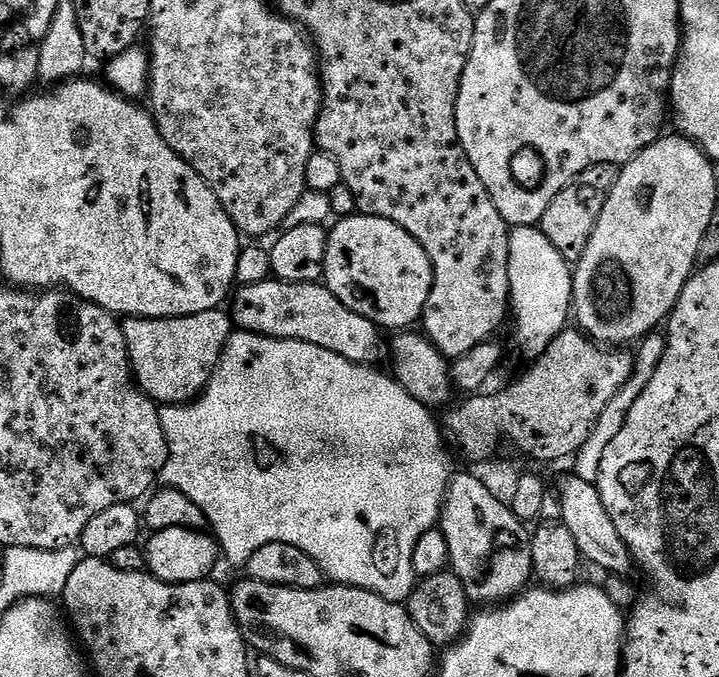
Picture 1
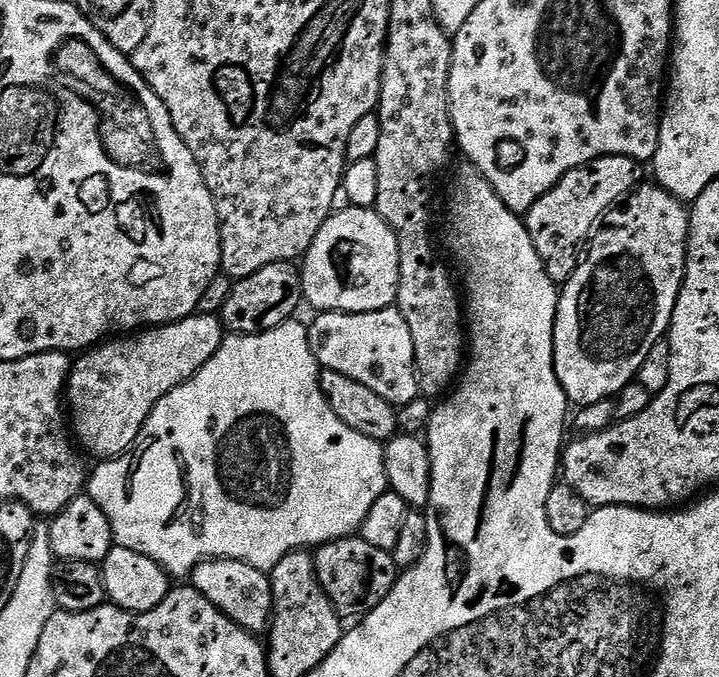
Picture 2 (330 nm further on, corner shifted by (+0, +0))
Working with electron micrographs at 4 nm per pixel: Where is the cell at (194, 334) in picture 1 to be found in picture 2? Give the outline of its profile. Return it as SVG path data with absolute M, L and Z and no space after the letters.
M193 314L175 320L173 324L149 326L135 334L109 339L77 355L72 371L68 373L66 412L79 447L85 453L88 451L90 455L97 456L95 459L100 462L112 460L129 451L136 443L146 418L150 418L154 406L158 406L158 402L162 402L162 398L166 398L170 390L182 386L195 372L202 370L202 366L206 366L206 362L210 362L210 358L214 358L214 354L220 349L225 335L226 329L220 323L219 315Z

